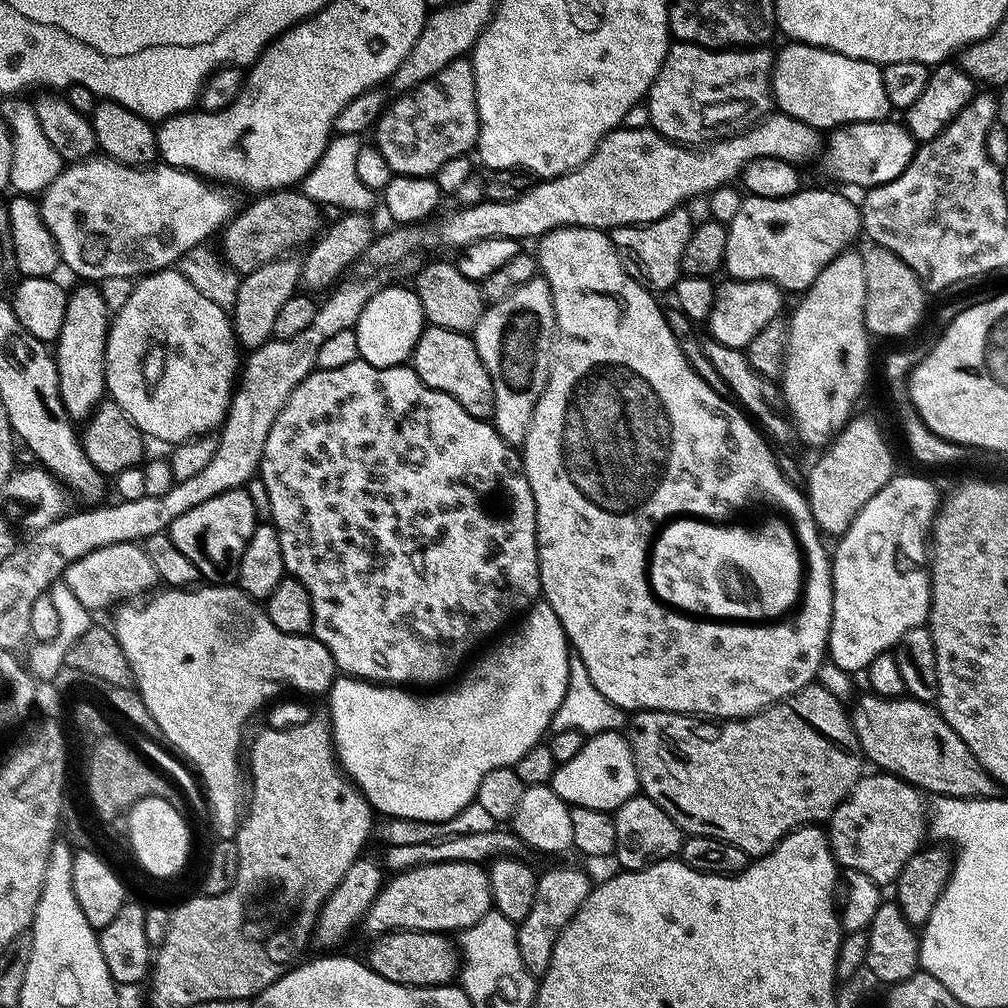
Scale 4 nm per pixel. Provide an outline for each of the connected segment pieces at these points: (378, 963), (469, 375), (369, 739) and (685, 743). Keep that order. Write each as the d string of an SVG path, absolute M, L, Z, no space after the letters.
M409 928L394 932L381 932L368 948L366 963L378 975L390 982L411 988L437 988L439 984L452 984L461 968L461 955L451 935L443 932L415 932Z
M425 327L424 333L416 343L416 351L412 354L410 364L426 386L450 394L450 398L454 398L454 402L458 402L458 406L462 406L466 414L479 420L488 420L491 417L494 410L494 386L471 335Z
M537 602L523 613L519 621L516 632L512 632L497 648L492 648L476 664L476 676L480 680L472 680L469 684L460 684L457 688L452 688L449 692L436 692L433 696L415 696L415 691L405 690L400 686L385 686L374 684L370 680L357 680L355 676L337 675L331 688L326 693L328 699L327 719L332 725L332 742L337 761L344 773L353 784L359 788L363 796L368 799L368 804L381 817L410 818L411 820L448 820L458 810L462 810L476 799L476 791L484 775L490 770L499 767L511 768L530 750L530 746L541 743L549 731L552 716L562 706L562 698L566 694L568 685L568 658L570 655L570 645L568 636L564 633L562 622L558 622L558 614L546 602Z
M818 682L807 684L802 690L790 694L785 700L779 700L763 708L761 712L753 712L751 716L739 718L701 718L686 712L645 712L643 710L631 713L626 724L628 745L634 754L634 766L640 779L639 791L649 796L676 823L681 833L690 836L713 836L719 840L738 846L750 858L759 858L771 852L779 844L782 837L787 836L796 828L816 826L821 822L831 820L834 810L852 792L853 786L860 781L866 767L865 757L861 753L859 738L852 728L852 718L849 709L843 708L841 697L835 696Z

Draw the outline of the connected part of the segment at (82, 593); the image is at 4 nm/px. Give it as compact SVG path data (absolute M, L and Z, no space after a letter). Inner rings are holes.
M129 542L102 546L78 558L64 572L62 581L74 592L82 606L96 610L108 607L111 609L121 598L139 597L136 596L139 592L151 593L157 587L155 584L158 584L158 577L154 563L147 556L145 549L139 543L136 545L135 542Z

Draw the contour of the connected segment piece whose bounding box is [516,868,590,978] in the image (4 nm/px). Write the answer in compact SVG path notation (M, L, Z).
M548 868L537 875L534 907L530 909L530 914L526 914L524 920L519 921L516 930L522 962L534 977L543 976L544 971L550 966L554 942L558 942L562 930L566 930L570 918L578 914L578 910L586 902L589 891L588 876L580 868Z

